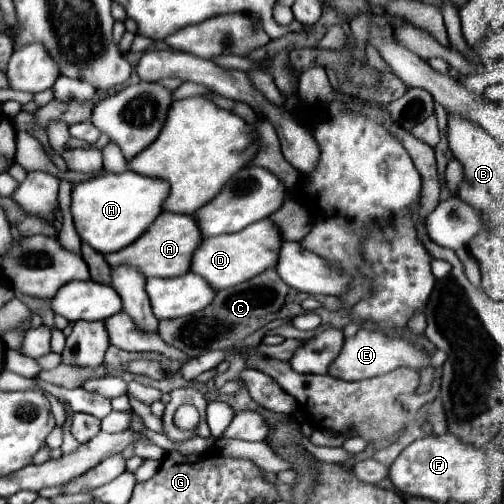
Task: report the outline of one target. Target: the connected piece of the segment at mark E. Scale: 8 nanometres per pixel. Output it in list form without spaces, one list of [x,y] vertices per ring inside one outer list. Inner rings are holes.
[[[359,330],[353,338],[345,340],[341,354],[335,358],[335,362],[329,368],[329,374],[335,378],[343,378],[343,380],[363,380],[363,378],[387,374],[399,366],[409,366],[409,368],[417,370],[417,368],[433,364],[435,368],[439,368],[439,366],[443,366],[445,360],[447,360],[445,352],[437,350],[433,356],[425,356],[423,352],[419,352],[411,342],[407,342],[401,336],[385,336],[383,332]]]

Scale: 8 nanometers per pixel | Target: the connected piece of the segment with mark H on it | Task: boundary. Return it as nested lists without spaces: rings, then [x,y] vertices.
[[[131,170],[111,176],[101,174],[97,178],[79,182],[73,186],[71,192],[71,214],[75,230],[81,238],[81,242],[89,244],[93,250],[101,254],[117,252],[123,246],[131,244],[145,232],[155,216],[161,212],[161,204],[169,194],[169,184],[163,180],[147,178],[141,174],[135,174]]]

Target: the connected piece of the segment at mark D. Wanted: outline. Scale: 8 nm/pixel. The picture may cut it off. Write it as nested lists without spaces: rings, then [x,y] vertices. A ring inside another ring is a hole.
[[[261,220],[255,224],[249,224],[247,228],[233,232],[233,234],[221,234],[213,238],[205,238],[191,258],[191,272],[205,278],[207,284],[219,292],[223,288],[231,288],[243,280],[249,280],[251,276],[257,276],[259,272],[265,272],[267,268],[275,266],[275,252],[279,252],[279,232],[275,232],[275,226],[271,226],[271,220]]]

